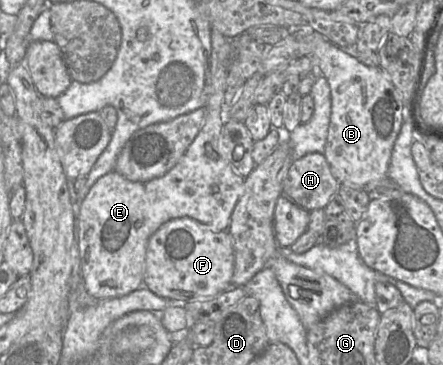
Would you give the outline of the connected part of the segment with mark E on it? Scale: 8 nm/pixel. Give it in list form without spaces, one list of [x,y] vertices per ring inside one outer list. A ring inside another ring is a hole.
[[[211,29],[210,94],[203,125],[182,158],[165,175],[147,182],[133,182],[115,170],[100,177],[81,203],[78,232],[81,275],[87,293],[95,299],[117,298],[130,294],[144,284],[146,248],[149,238],[169,220],[190,217],[214,232],[227,231],[232,212],[244,192],[245,178],[217,153],[222,126],[226,121],[224,92],[227,78],[226,60],[230,41]]]

